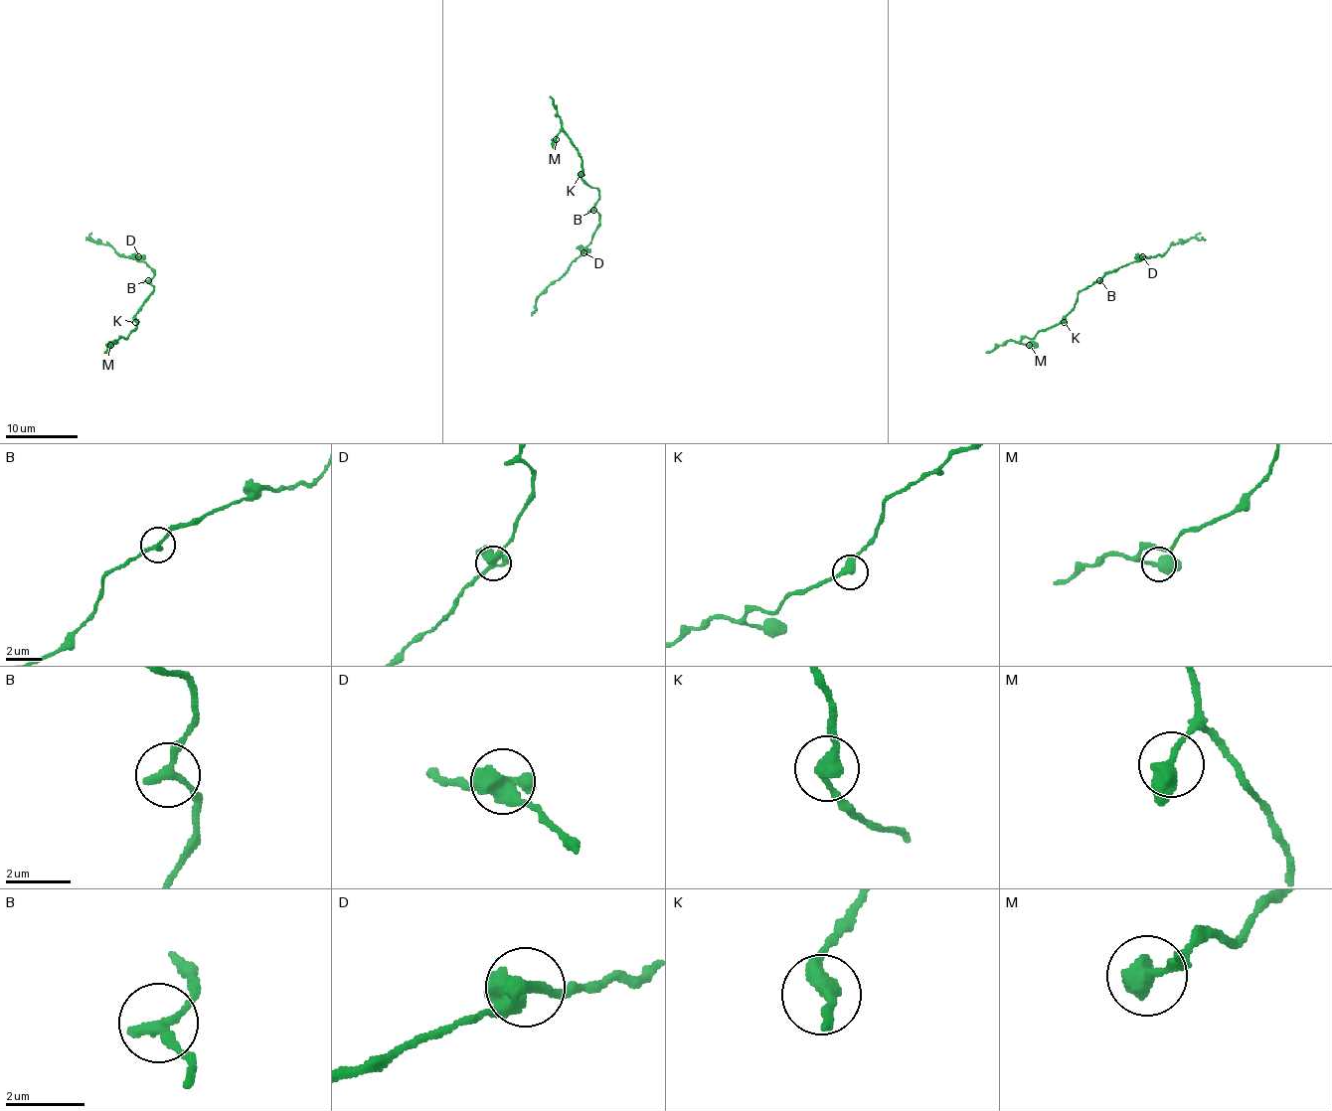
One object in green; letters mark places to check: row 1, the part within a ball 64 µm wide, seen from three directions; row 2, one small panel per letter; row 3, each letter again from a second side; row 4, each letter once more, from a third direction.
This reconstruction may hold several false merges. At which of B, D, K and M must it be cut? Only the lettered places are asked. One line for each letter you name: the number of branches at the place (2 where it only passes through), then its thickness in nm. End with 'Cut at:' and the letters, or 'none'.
D: Branches: 2. Thickness 500 nm
Cut at: D

